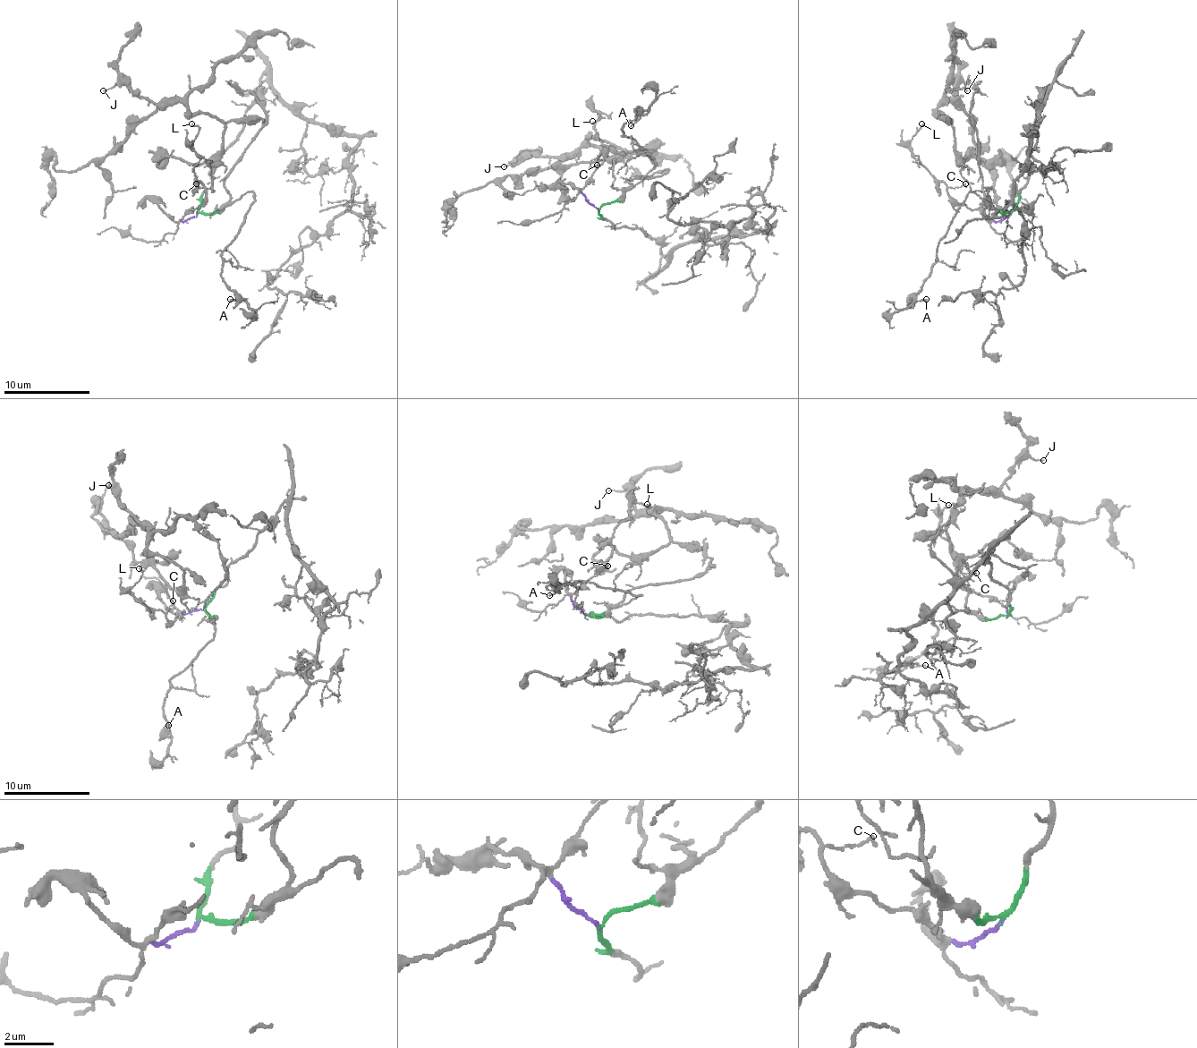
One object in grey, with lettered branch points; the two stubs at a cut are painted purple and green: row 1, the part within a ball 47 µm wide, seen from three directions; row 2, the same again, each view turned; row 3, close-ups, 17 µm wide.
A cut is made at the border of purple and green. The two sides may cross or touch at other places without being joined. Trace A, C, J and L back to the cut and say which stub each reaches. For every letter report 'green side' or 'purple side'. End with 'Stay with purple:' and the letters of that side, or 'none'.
A: green side
C: purple side
J: green side
L: purple side
Stay with purple: C, L

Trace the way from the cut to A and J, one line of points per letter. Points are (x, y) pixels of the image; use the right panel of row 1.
A: (1009, 214), (998, 212), (974, 192), (968, 195), (936, 253), (929, 277), (916, 299), (927, 299)
J: (1009, 214), (985, 200), (983, 175), (962, 162), (953, 125), (938, 108), (957, 102), (962, 82), (968, 91)

